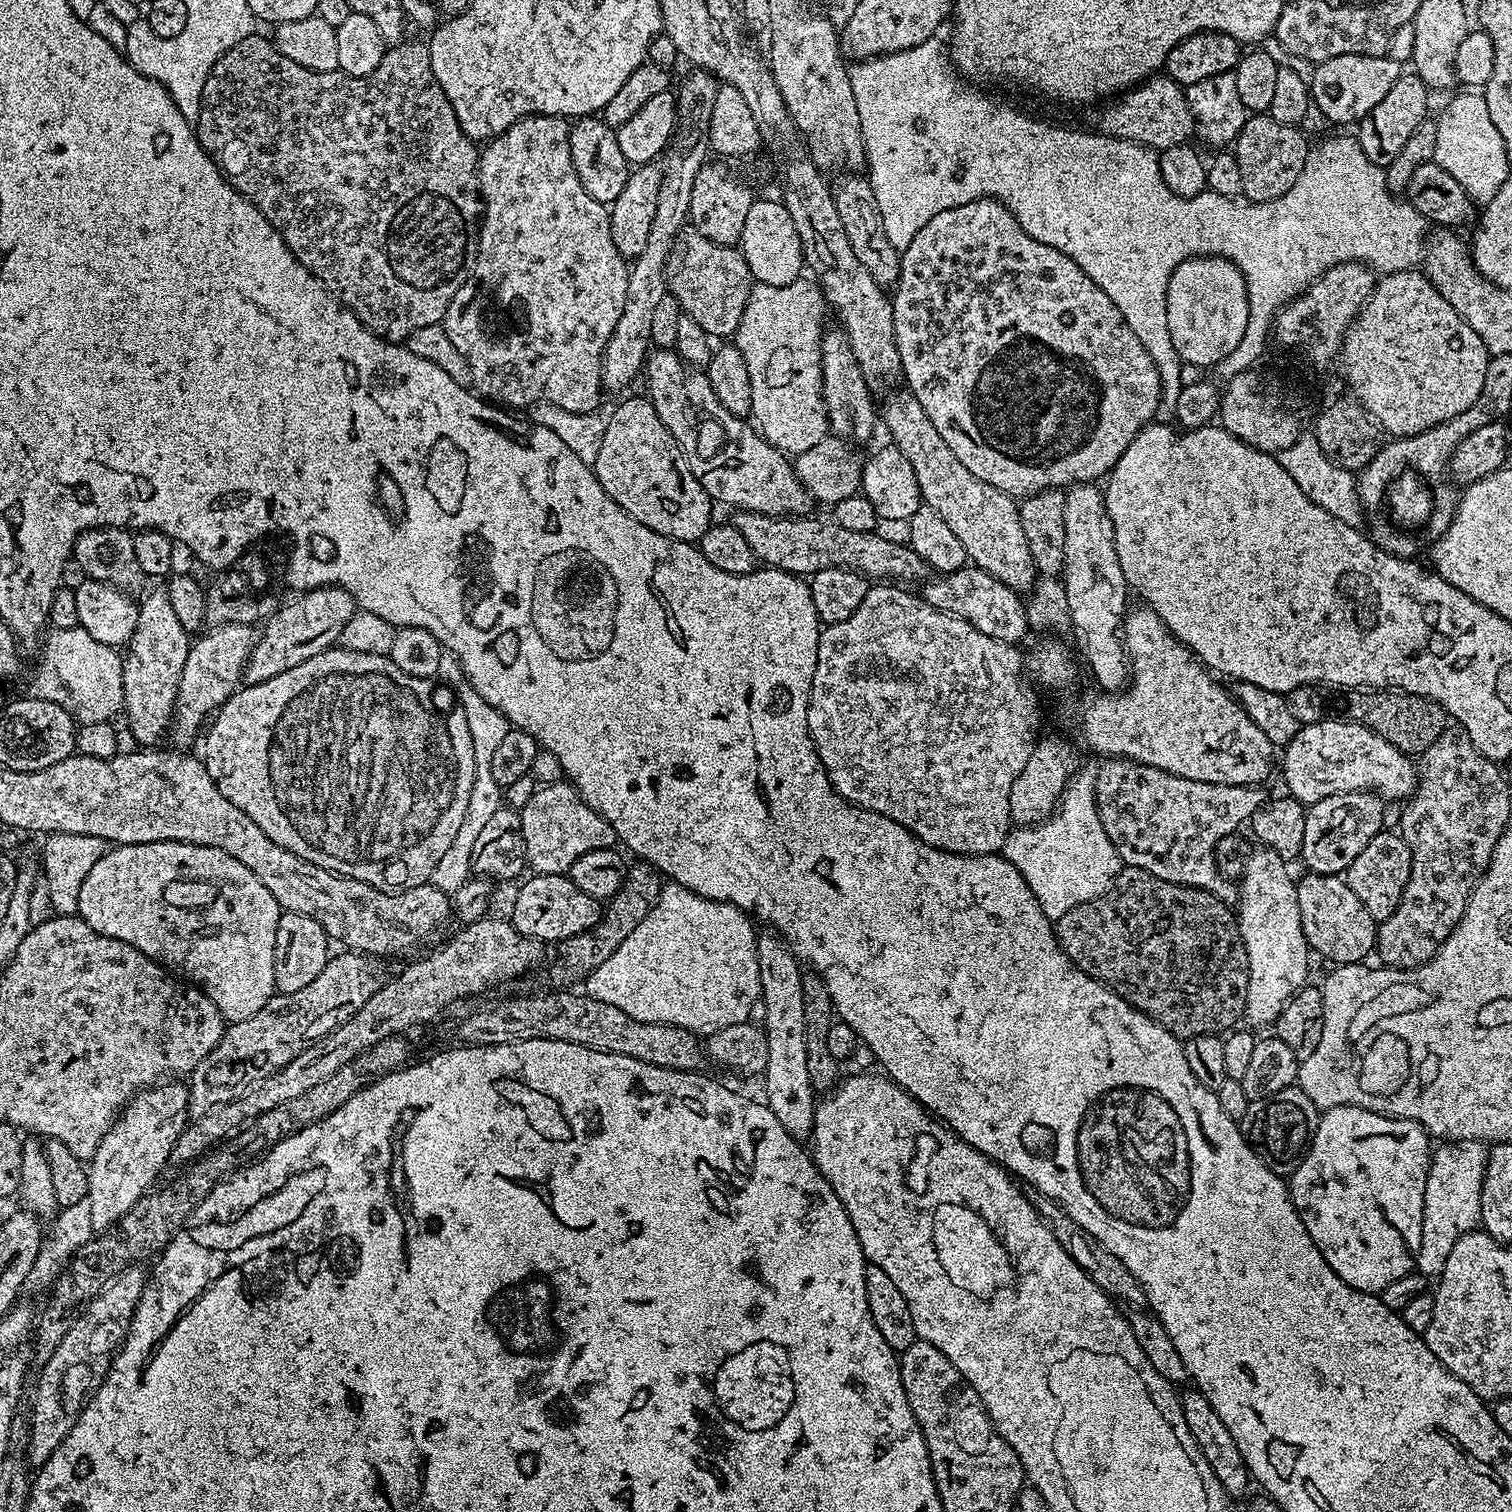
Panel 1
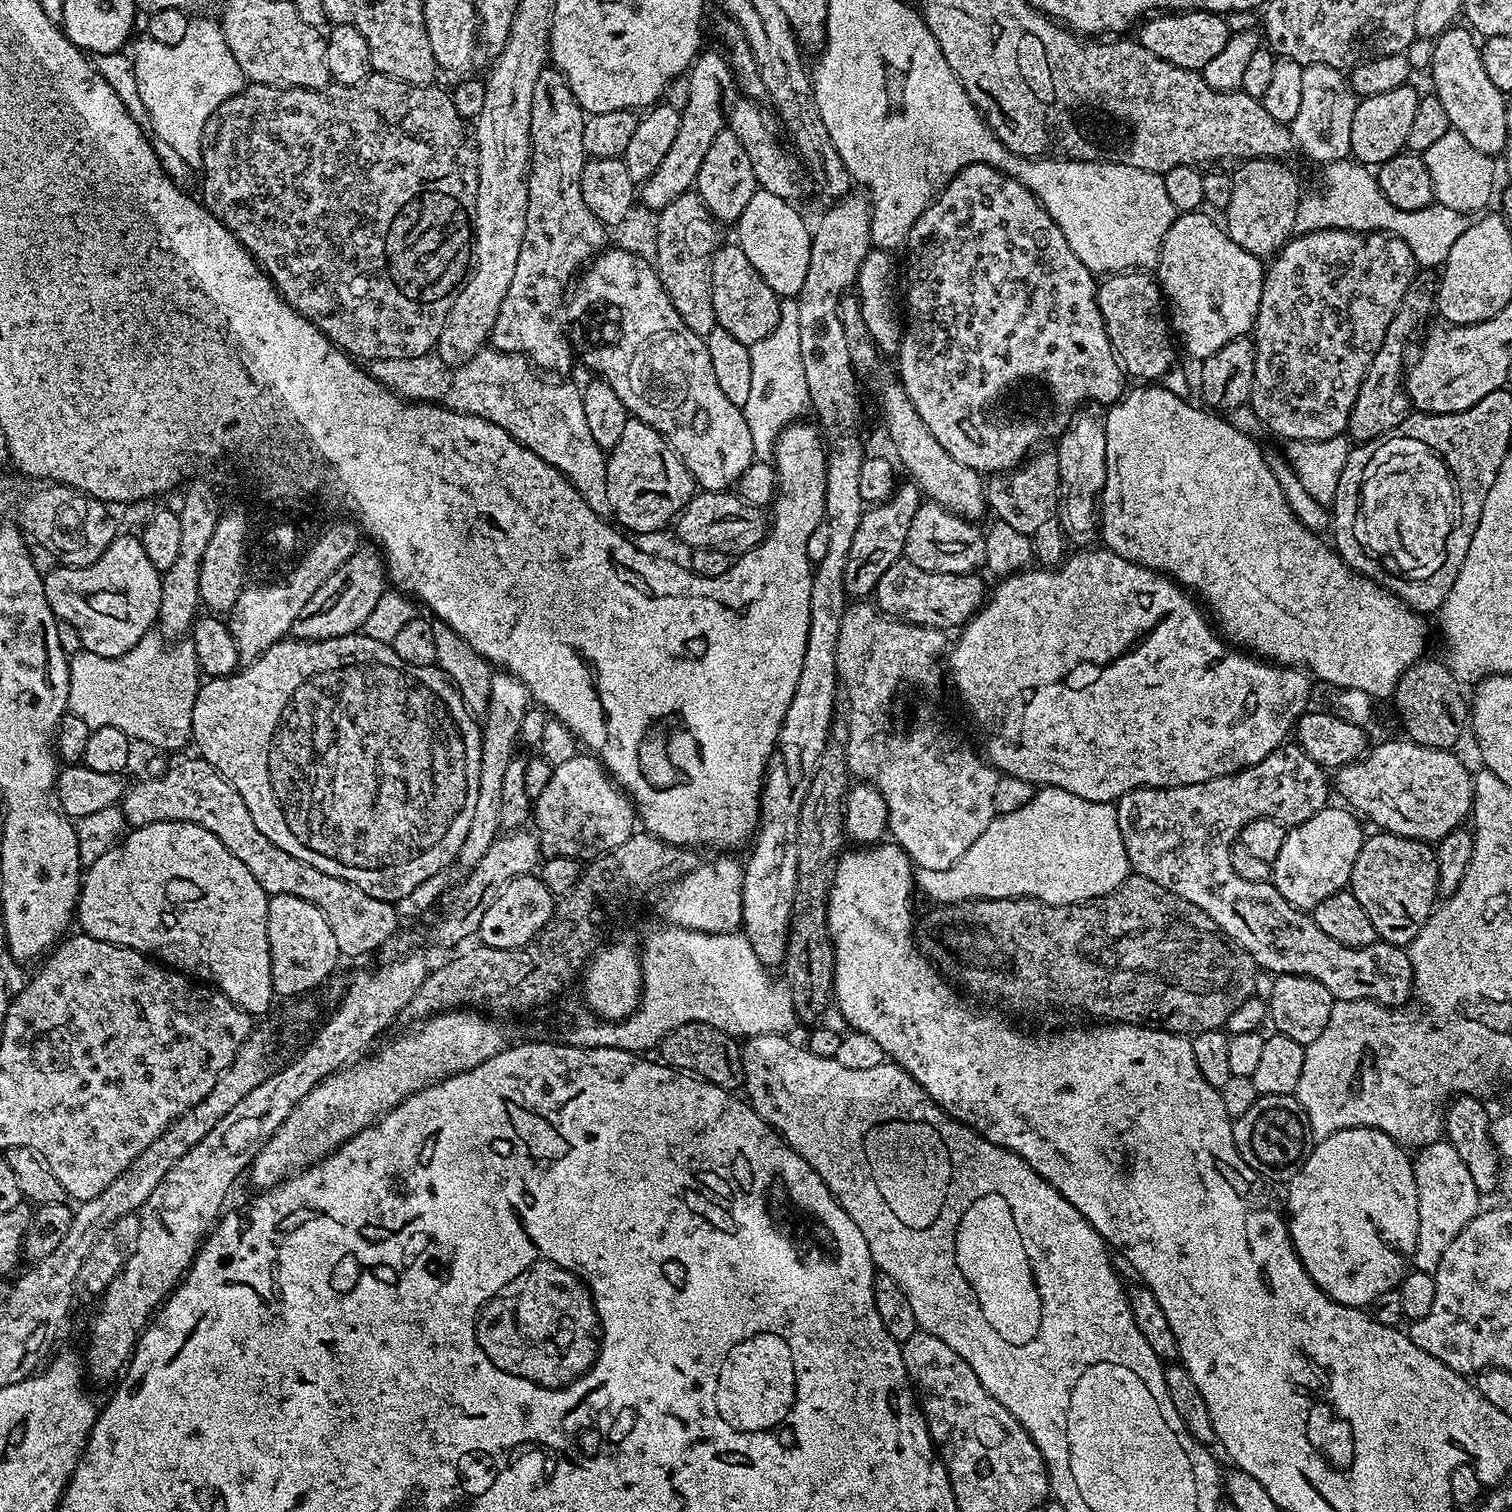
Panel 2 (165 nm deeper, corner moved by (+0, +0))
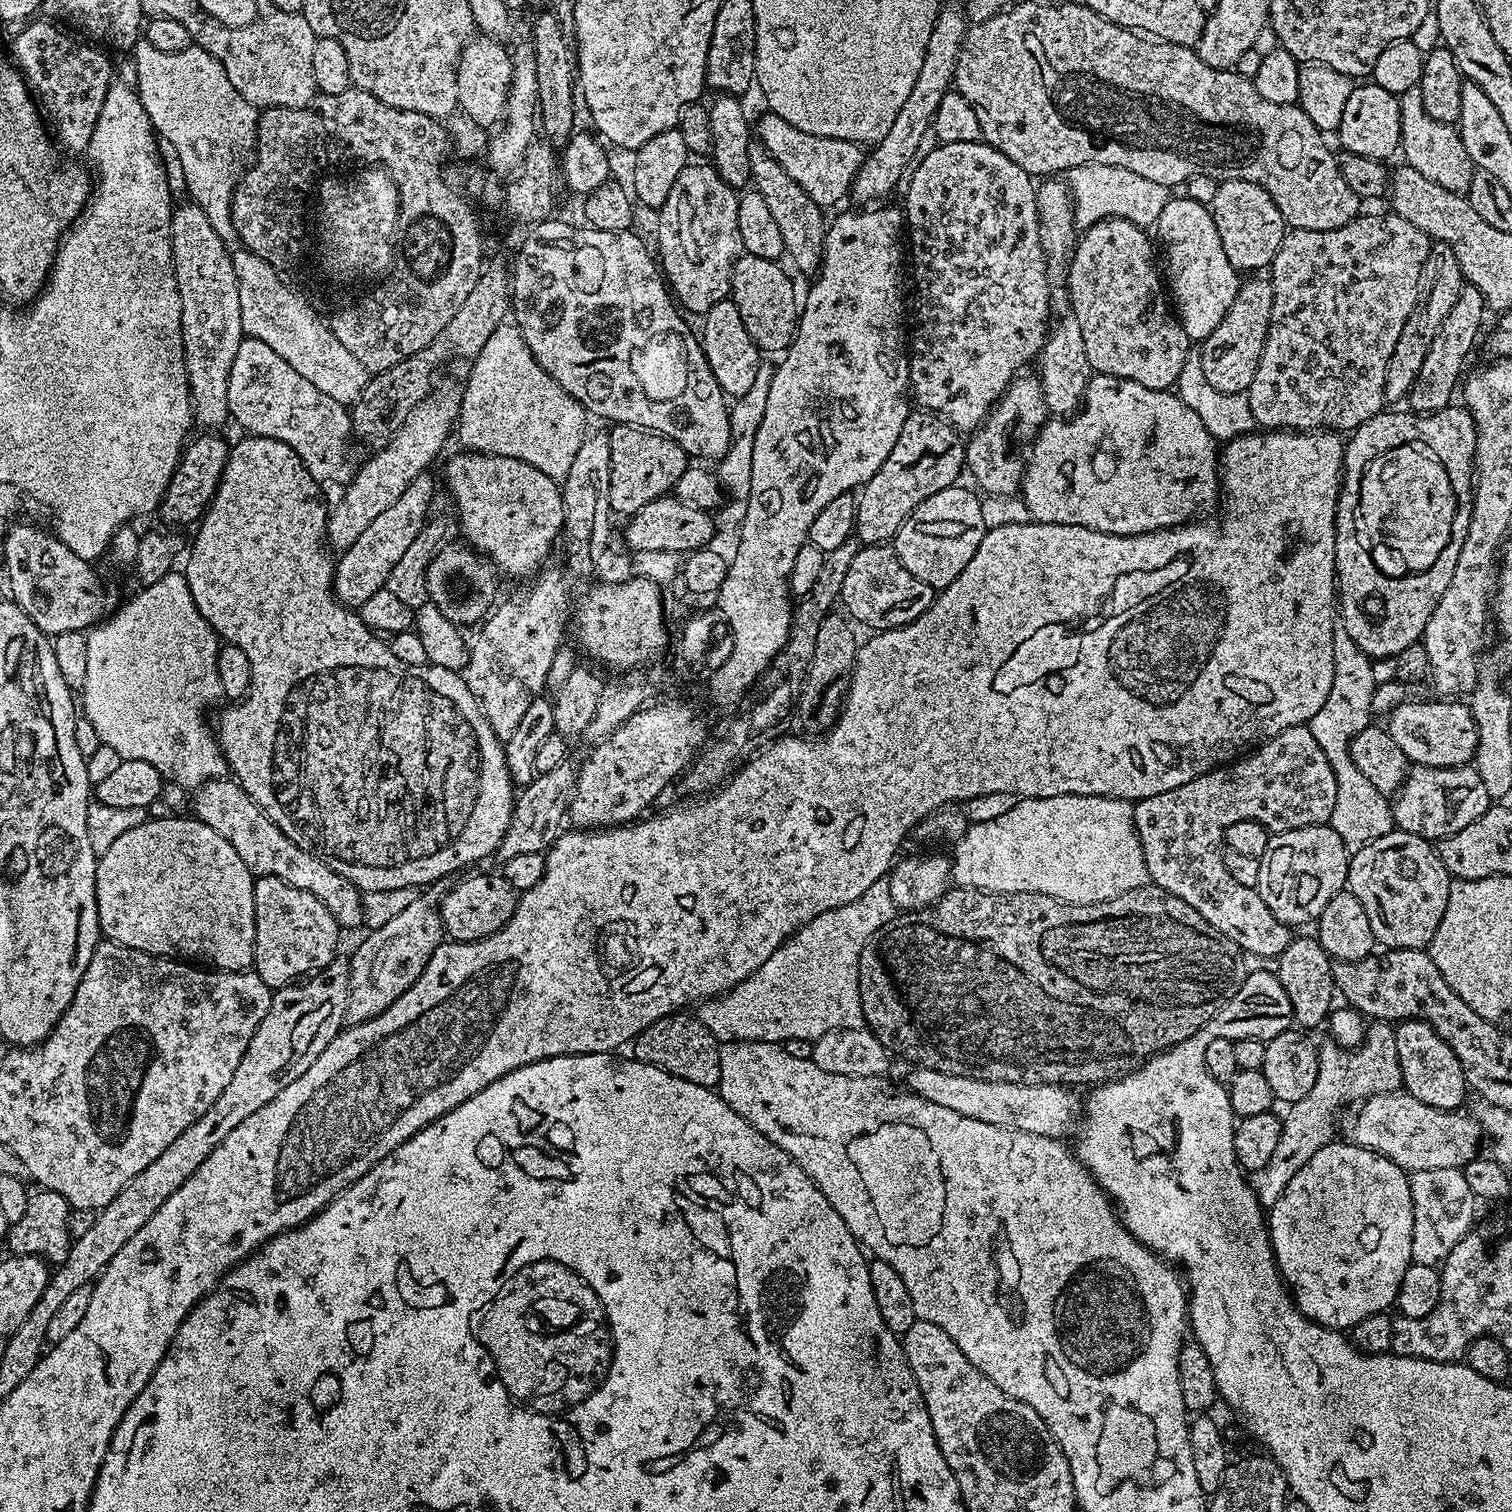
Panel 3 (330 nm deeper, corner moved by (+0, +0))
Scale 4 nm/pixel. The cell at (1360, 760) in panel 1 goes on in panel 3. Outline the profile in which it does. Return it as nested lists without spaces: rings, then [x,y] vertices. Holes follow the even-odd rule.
[[[1412,766],[1394,797],[1392,818],[1399,831],[1418,834],[1429,842],[1439,842],[1470,826],[1470,822],[1474,822],[1474,818],[1482,815],[1489,806],[1488,791],[1482,786],[1482,778],[1478,778],[1475,767]]]

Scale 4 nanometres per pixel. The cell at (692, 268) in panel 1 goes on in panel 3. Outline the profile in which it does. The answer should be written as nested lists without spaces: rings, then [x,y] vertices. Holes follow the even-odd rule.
[[[741,254],[736,257],[732,267],[730,298],[734,306],[738,306],[738,314],[742,314],[746,334],[750,334],[756,347],[765,353],[783,353],[791,346],[792,339],[796,336],[798,296],[796,300],[796,288],[780,266],[774,260]]]

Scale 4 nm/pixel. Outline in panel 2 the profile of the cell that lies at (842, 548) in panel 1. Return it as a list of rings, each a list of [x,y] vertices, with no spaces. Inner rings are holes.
[[[728,490],[697,491],[674,521],[677,538],[688,544],[689,549],[713,548],[729,554],[749,552],[751,548],[756,548],[764,541],[769,527],[770,520],[763,507],[756,507]]]

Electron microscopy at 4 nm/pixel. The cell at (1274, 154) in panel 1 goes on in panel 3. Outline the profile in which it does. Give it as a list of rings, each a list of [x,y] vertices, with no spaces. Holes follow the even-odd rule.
[[[1224,178],[1217,183],[1216,193],[1214,194],[1214,202],[1210,206],[1212,217],[1214,218],[1214,226],[1218,230],[1218,238],[1222,238],[1222,250],[1226,250],[1226,258],[1230,258],[1230,266],[1234,266],[1236,271],[1241,274],[1252,272],[1255,268],[1267,269],[1271,265],[1272,259],[1278,254],[1280,243],[1284,241],[1286,235],[1286,225],[1282,214],[1278,210],[1278,206],[1274,206],[1274,198],[1270,198],[1270,194],[1262,186],[1258,186],[1254,182],[1246,182],[1243,178],[1235,178],[1236,180],[1228,180],[1232,178]]]

